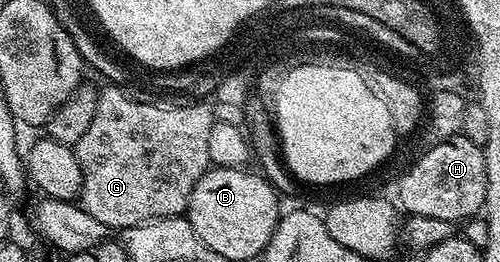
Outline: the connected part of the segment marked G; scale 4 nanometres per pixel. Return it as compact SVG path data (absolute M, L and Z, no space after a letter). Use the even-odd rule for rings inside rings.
M106 86L110 88L102 88L98 93L98 105L96 106L96 114L92 118L92 126L88 126L84 138L80 138L78 144L73 145L76 158L80 162L80 170L82 171L82 191L80 193L80 207L88 210L88 214L92 214L92 218L104 222L104 226L108 230L125 230L135 228L141 224L146 224L149 220L169 221L170 216L178 218L183 215L190 207L190 195L196 186L196 182L200 182L202 175L211 167L210 155L208 154L208 134L212 134L212 126L214 125L214 110L208 103L206 104L190 104L194 102L176 102L180 104L149 104L146 100L133 100L130 96L125 96L121 92L121 87Z

